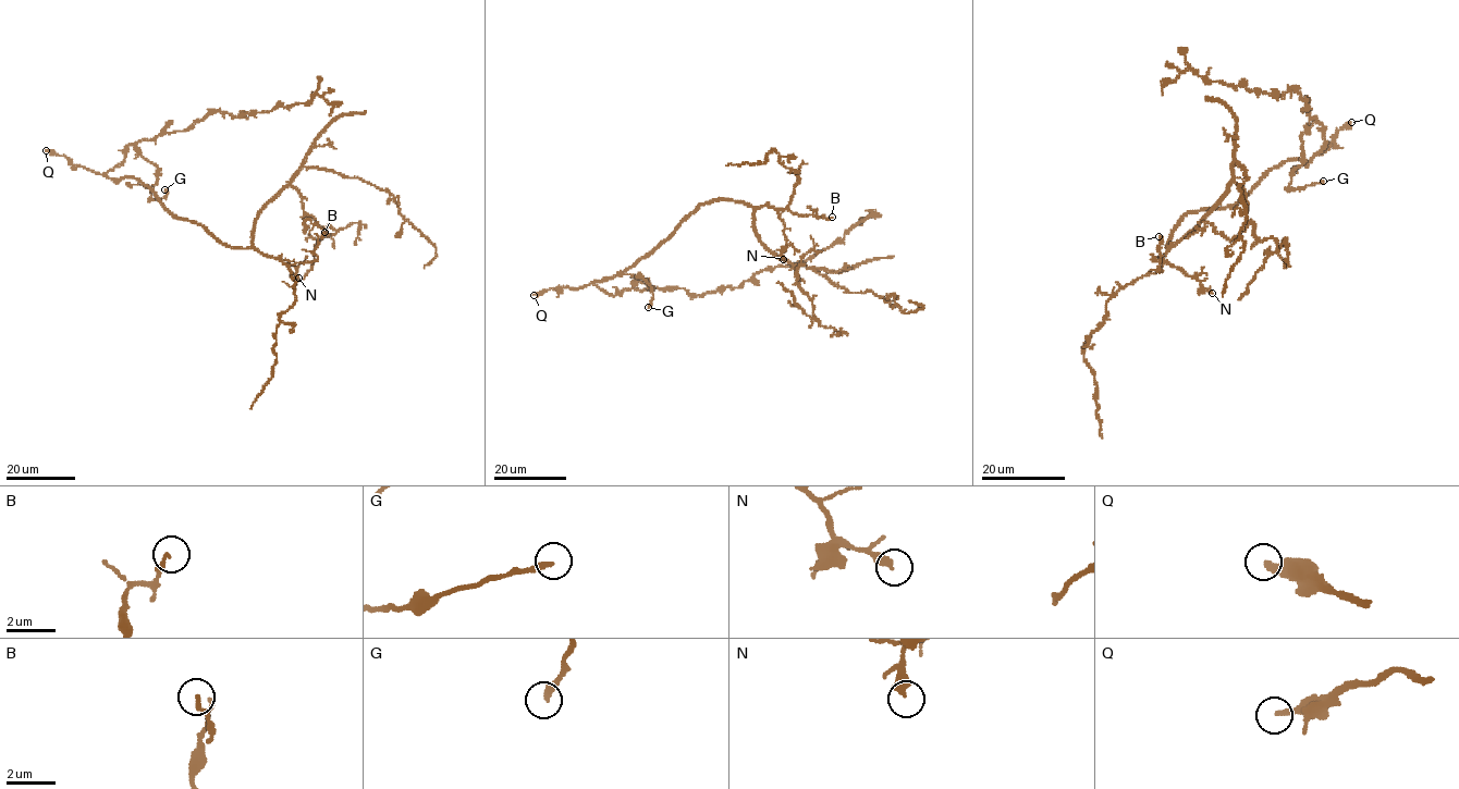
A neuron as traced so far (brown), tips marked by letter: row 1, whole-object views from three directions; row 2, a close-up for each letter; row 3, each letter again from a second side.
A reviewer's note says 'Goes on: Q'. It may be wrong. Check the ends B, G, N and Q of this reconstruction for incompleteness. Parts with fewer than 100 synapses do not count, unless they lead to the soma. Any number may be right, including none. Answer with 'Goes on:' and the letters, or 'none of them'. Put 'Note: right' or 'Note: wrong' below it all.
Goes on: Q
Note: right

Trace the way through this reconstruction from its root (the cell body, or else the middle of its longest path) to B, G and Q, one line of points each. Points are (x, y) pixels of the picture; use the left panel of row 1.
B: (168, 209), (173, 216), (203, 225), (222, 243), (257, 249), (289, 264), (314, 261), (318, 237), (325, 232)
G: (168, 209), (137, 179), (105, 173), (135, 144), (158, 168), (151, 196), (163, 198), (164, 189)
Q: (168, 209), (137, 179), (110, 179), (72, 165), (64, 156), (46, 150)

